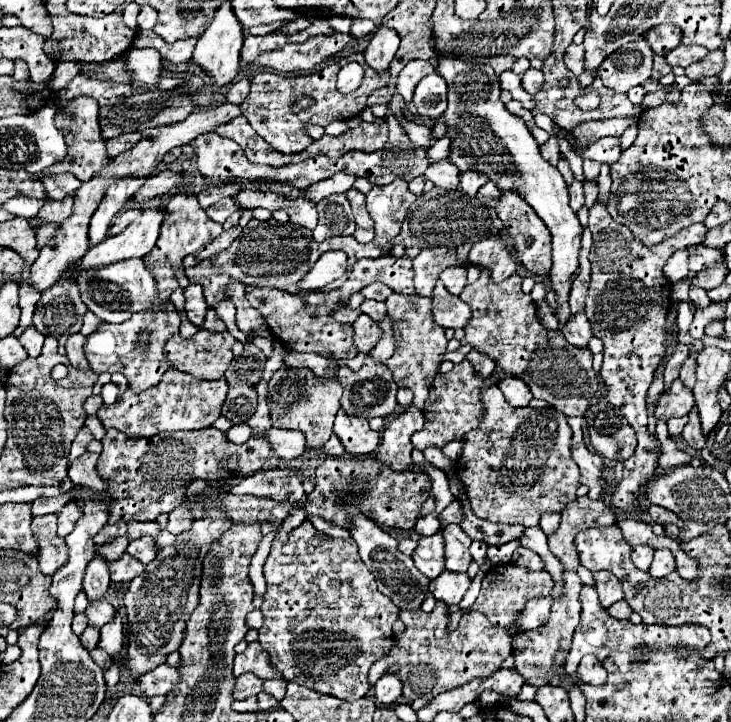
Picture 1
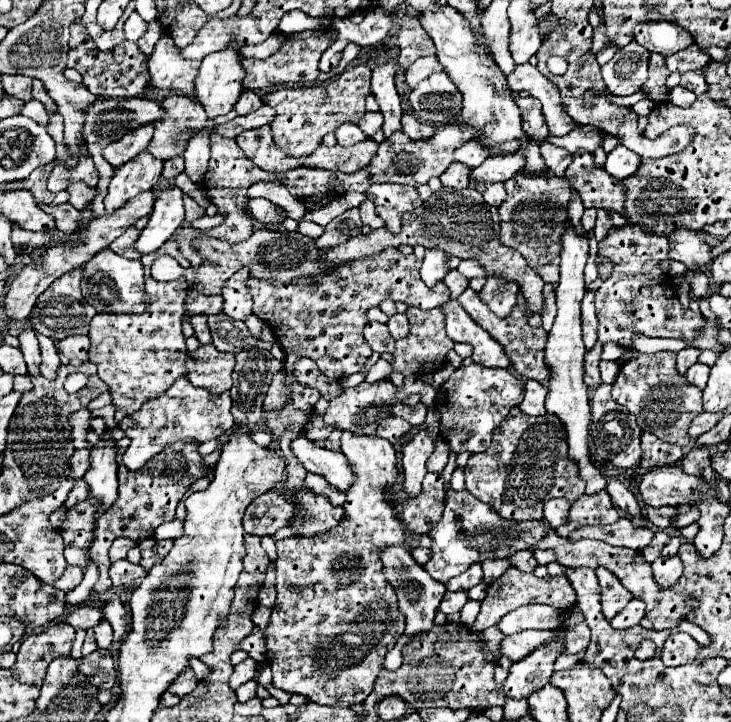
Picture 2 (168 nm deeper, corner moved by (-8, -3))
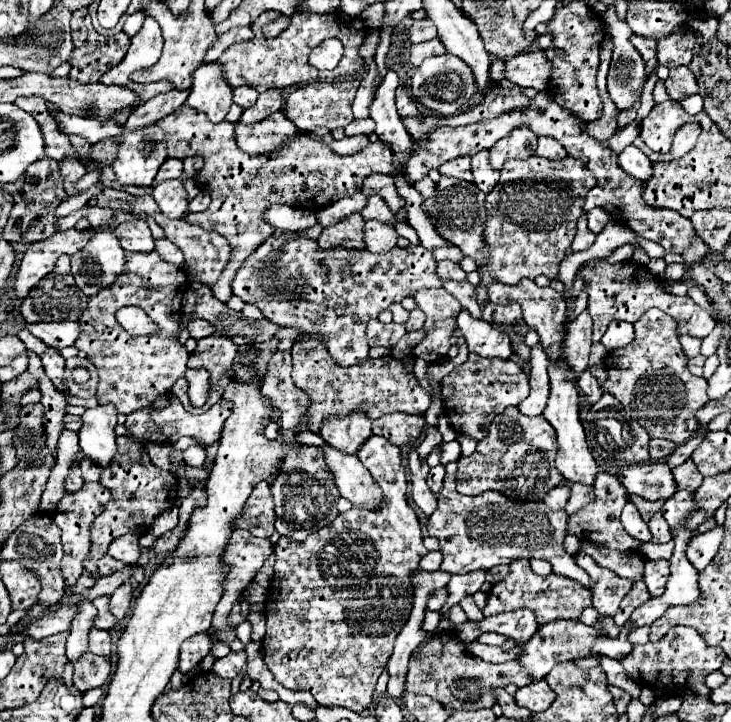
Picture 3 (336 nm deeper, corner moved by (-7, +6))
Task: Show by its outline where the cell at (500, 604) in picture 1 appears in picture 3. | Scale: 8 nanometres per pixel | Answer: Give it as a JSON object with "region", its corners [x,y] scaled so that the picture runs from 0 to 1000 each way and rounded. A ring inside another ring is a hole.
{"region":[[[713,773],[713,776],[699,778],[696,795],[691,803],[674,809],[672,820],[666,823],[666,839],[661,842],[661,850],[672,853],[672,850],[683,850],[683,848],[702,848],[710,842],[724,842],[724,845],[729,845],[735,864],[746,867],[759,859],[789,859],[795,853],[795,848],[806,839],[808,839],[808,820],[800,812],[792,812],[792,806],[762,798],[762,795],[735,798],[726,789],[724,776]]]}

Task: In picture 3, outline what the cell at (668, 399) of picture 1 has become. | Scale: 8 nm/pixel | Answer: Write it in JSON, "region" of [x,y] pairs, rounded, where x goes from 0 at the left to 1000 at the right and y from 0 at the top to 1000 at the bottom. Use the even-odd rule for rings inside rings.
{"region":[[[891,427],[885,429],[869,449],[869,468],[863,476],[830,488],[830,496],[825,499],[830,510],[830,526],[825,529],[825,540],[841,548],[852,565],[858,579],[874,584],[891,607],[910,607],[929,615],[937,615],[948,598],[951,598],[951,571],[970,554],[967,551],[967,526],[953,524],[940,512],[940,493],[932,485],[929,463],[923,460],[923,443],[912,438],[910,432]]]}

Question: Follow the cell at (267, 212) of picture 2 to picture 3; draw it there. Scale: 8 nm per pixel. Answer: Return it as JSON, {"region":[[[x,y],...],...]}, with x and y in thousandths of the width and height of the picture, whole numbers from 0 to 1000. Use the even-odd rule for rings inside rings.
{"region":[[[376,283],[368,291],[363,291],[360,299],[382,321],[412,321],[412,319],[423,319],[434,310],[431,296],[425,291],[398,288],[398,285],[384,285],[384,283]]]}

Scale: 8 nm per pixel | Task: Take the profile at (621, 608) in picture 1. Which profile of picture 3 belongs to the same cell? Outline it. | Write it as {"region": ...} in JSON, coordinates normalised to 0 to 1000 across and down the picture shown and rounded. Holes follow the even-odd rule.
{"region":[[[874,803],[874,806],[869,806],[866,809],[866,814],[858,820],[858,825],[852,828],[852,834],[850,834],[850,842],[847,842],[847,848],[841,850],[841,864],[844,867],[852,867],[855,861],[858,861],[858,856],[863,853],[863,848],[871,842],[871,839],[877,839],[880,834],[885,834],[888,831],[888,820],[885,820],[885,814],[882,814],[882,806],[880,803]]]}

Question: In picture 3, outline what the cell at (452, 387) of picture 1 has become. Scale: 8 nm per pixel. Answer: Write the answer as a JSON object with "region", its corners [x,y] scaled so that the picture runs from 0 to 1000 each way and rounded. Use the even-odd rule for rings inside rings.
{"region":[[[642,490],[636,504],[606,524],[603,546],[614,590],[625,601],[642,601],[644,607],[658,609],[666,604],[669,587],[680,573],[685,573],[696,562],[710,562],[721,551],[724,524],[715,510],[702,499],[658,496],[653,490]]]}

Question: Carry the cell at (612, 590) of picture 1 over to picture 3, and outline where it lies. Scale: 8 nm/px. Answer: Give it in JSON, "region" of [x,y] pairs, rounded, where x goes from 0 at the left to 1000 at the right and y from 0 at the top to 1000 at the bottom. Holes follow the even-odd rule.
{"region":[[[803,792],[806,795],[806,817],[811,823],[811,842],[822,853],[841,853],[847,845],[847,834],[860,820],[866,806],[847,801],[841,792]]]}

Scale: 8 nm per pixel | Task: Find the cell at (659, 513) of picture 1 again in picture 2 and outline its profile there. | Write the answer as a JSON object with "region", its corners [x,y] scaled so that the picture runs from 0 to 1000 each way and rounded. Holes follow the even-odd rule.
{"region":[[[884,702],[884,713],[897,730],[911,733],[919,730],[919,719],[925,716],[925,702]]]}

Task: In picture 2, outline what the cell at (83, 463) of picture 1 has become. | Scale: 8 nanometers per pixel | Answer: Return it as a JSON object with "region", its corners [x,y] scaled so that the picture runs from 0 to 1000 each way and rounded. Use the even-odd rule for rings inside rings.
{"region":[[[107,622],[101,630],[98,630],[98,641],[96,641],[96,661],[101,663],[109,663],[115,661],[115,655],[120,652],[123,647],[123,625],[120,622]]]}

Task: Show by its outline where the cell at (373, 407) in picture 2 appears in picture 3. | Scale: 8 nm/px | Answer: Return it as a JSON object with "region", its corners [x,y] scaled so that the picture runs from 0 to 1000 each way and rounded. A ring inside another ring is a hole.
{"region":[[[486,571],[472,579],[453,579],[442,587],[442,609],[472,629],[488,629],[491,618],[508,604],[508,582],[497,571]]]}

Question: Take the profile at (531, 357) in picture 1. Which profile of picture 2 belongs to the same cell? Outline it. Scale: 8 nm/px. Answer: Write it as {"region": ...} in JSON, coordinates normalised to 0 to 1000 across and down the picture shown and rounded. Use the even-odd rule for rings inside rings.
{"region":[[[643,398],[627,411],[627,417],[640,431],[640,436],[689,481],[703,517],[709,517],[711,522],[720,522],[720,525],[733,525],[739,533],[750,536],[755,514],[752,514],[752,508],[747,508],[747,500],[744,500],[747,458],[741,453],[725,453],[722,434],[717,431],[717,422],[706,422],[700,428],[700,436],[695,436],[695,442],[679,442],[679,436],[673,436],[673,431],[668,431],[668,425],[662,425],[662,420],[657,420],[654,406],[646,403]]]}

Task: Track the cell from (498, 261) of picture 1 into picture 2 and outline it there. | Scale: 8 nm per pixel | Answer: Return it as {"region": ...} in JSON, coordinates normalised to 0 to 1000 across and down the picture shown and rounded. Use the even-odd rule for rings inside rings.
{"region":[[[668,384],[662,400],[657,403],[657,414],[681,436],[681,439],[692,439],[698,434],[698,428],[706,420],[706,409],[709,409],[709,398],[706,392],[695,392],[695,386],[679,386],[679,384]]]}

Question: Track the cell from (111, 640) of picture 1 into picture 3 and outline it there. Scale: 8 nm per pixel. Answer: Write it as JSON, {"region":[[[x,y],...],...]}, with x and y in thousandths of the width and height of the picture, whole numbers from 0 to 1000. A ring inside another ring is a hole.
{"region":[[[171,806],[166,809],[155,825],[152,825],[152,850],[160,856],[160,859],[168,859],[176,839],[179,839],[179,831],[182,831],[182,809],[179,806]]]}

